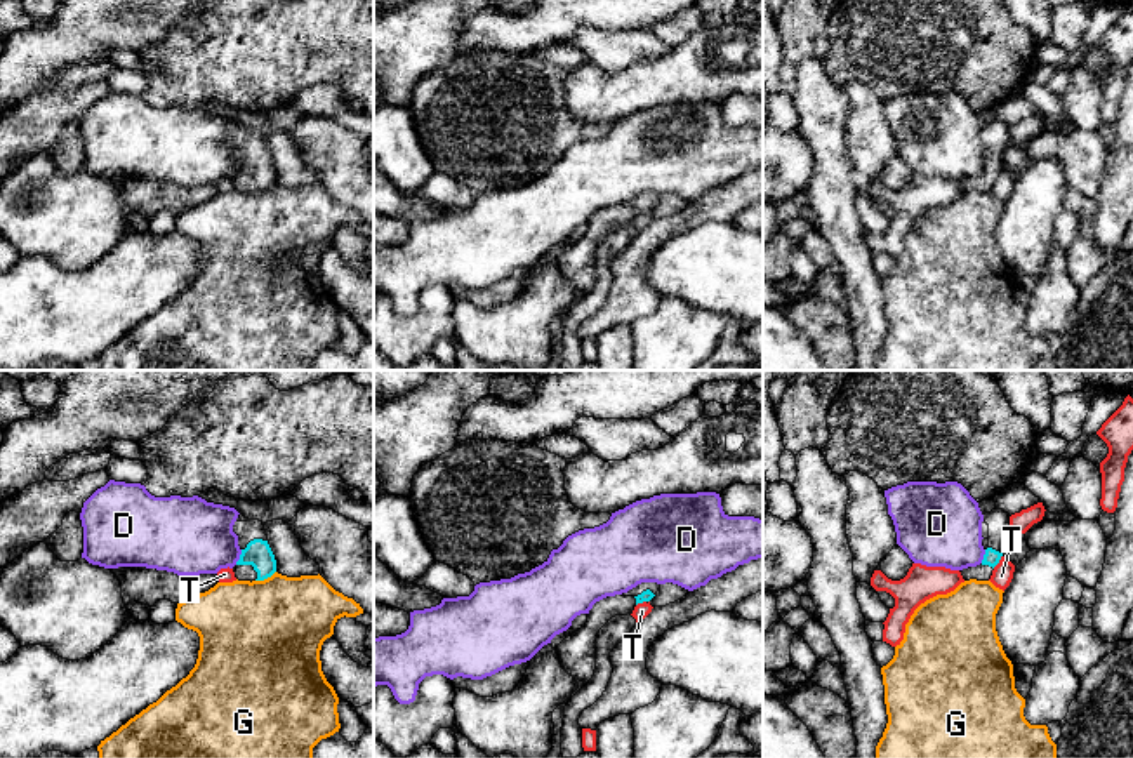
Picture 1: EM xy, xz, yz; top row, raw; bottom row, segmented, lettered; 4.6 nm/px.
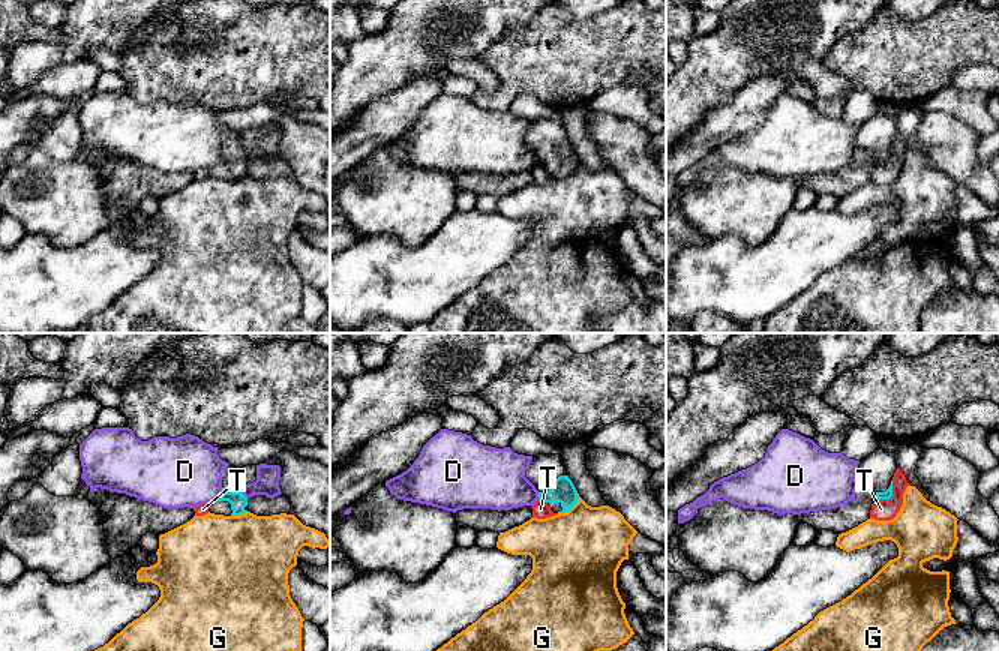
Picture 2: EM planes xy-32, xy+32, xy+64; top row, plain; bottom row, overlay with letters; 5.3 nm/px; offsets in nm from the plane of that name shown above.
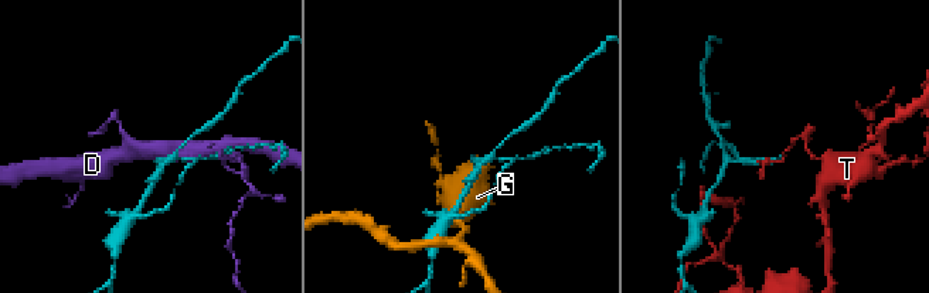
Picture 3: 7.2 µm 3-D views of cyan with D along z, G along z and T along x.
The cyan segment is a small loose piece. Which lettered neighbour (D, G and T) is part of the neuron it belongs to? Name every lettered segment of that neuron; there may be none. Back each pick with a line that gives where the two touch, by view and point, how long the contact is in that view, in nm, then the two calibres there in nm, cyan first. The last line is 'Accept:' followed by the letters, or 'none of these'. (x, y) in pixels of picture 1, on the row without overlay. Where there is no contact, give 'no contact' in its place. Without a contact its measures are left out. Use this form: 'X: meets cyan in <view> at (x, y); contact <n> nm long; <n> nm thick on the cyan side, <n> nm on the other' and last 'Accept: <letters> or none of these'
Accept: none of these

